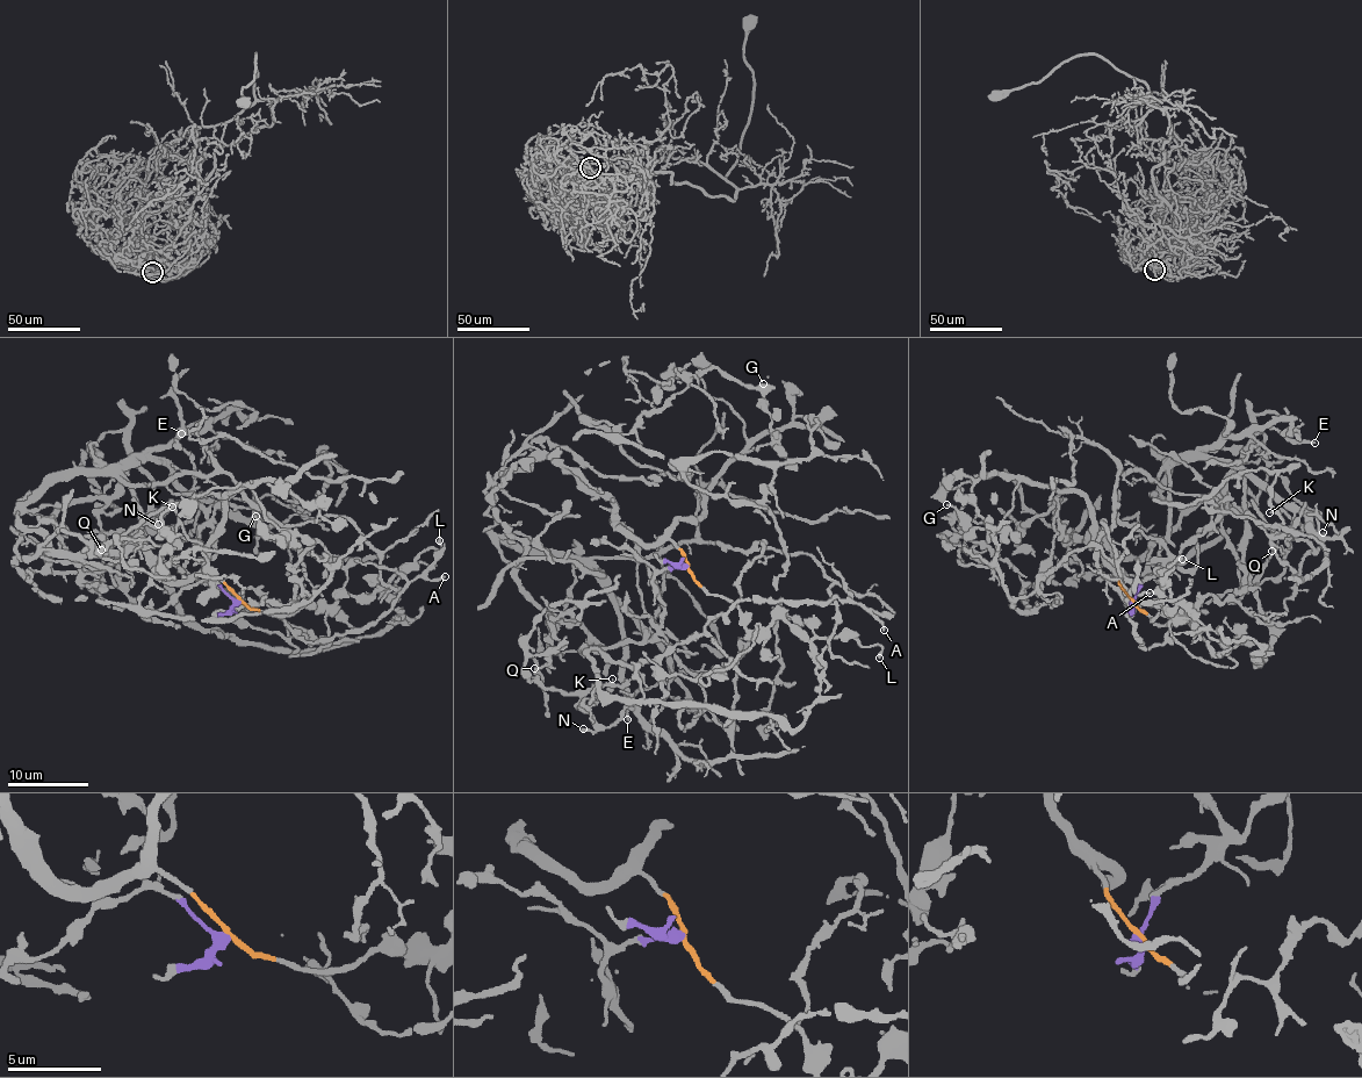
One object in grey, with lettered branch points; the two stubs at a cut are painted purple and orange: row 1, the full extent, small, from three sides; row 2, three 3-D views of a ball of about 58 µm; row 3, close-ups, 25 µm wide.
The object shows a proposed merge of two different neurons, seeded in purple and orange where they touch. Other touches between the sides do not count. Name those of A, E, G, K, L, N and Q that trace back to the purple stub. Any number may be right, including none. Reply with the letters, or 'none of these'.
A, K, Q

